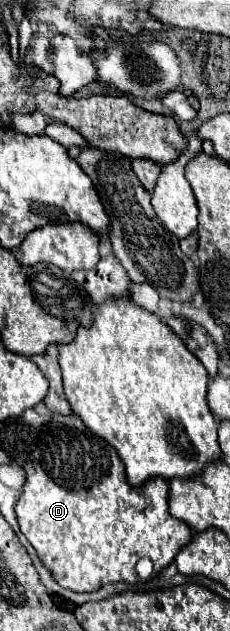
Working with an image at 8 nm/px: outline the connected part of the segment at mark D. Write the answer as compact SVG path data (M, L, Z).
M50 415L50 419L46 421L46 425L42 427L42 437L40 437L40 443L36 445L36 449L32 451L32 455L28 457L28 463L24 463L24 471L26 471L26 483L22 487L22 493L20 493L20 499L16 501L16 517L18 517L18 525L20 525L20 531L24 533L24 537L30 541L30 545L36 549L36 553L40 555L40 561L44 563L44 567L48 567L48 571L52 571L52 577L56 579L58 585L62 585L64 589L70 589L70 591L78 591L78 593L84 593L84 591L96 591L100 589L102 585L108 585L108 583L116 583L116 581L126 581L126 583L138 583L140 577L136 575L136 563L138 559L142 557L148 557L152 559L154 563L154 575L158 575L166 565L170 565L176 557L176 553L190 543L192 539L192 531L190 527L172 517L170 511L168 511L168 481L166 479L160 479L160 477L152 477L148 483L140 485L140 487L132 487L130 483L126 483L126 473L124 473L124 463L120 461L120 455L116 453L116 449L112 445L108 445L104 439L100 439L98 435L94 435L78 415Z

